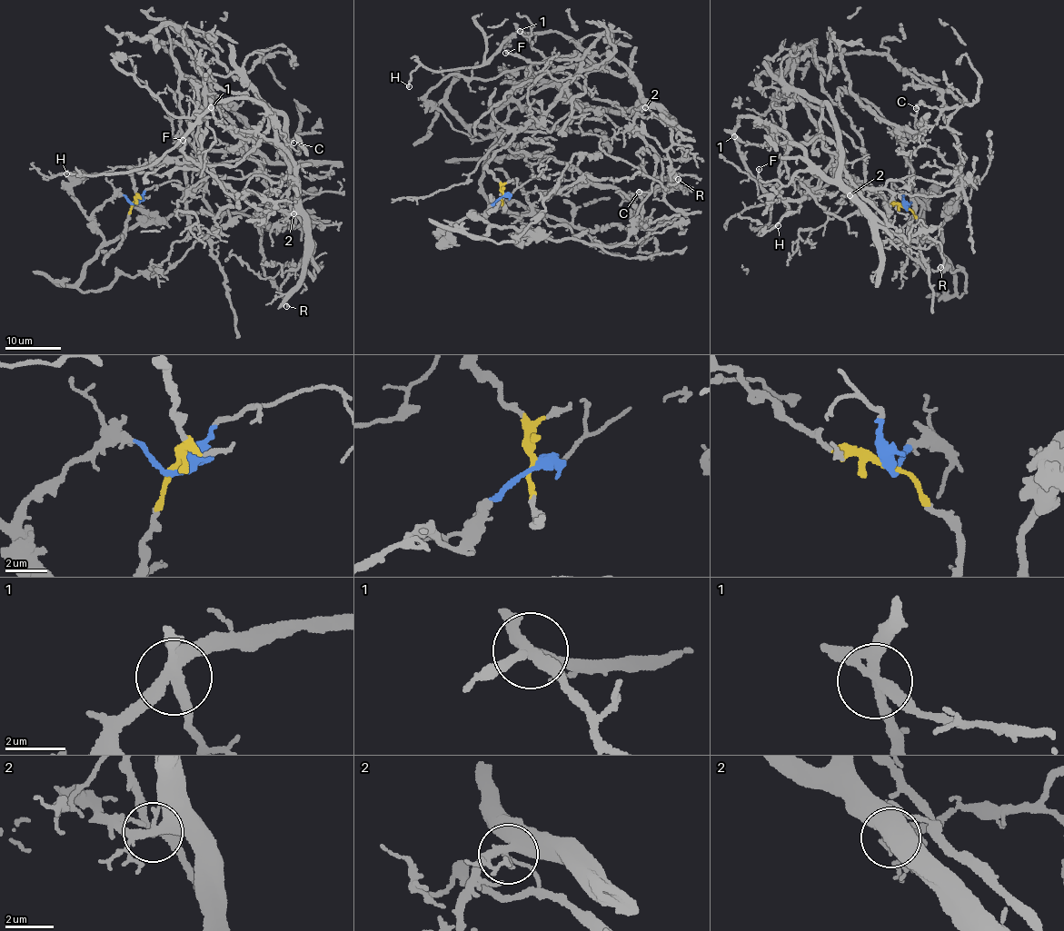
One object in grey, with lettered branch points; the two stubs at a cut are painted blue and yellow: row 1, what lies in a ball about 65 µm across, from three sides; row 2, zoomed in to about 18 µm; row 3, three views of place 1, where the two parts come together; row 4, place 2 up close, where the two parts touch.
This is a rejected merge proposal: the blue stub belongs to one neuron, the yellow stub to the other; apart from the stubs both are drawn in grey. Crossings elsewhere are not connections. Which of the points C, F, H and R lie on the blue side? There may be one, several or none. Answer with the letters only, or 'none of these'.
H, R

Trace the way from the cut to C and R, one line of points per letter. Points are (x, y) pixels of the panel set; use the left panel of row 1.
C: (134, 202), (134, 170), (202, 159), (200, 54), (187, 39), (164, 43), (250, 133), (293, 143)
R: (134, 203), (94, 212), (105, 242), (188, 212), (279, 232), (281, 208), (301, 213), (286, 306)

